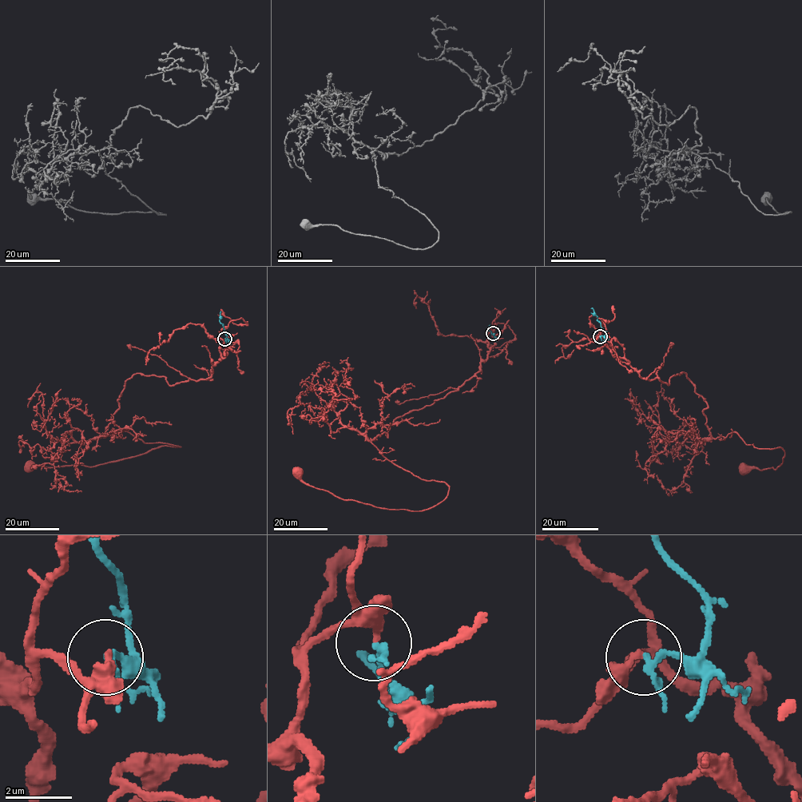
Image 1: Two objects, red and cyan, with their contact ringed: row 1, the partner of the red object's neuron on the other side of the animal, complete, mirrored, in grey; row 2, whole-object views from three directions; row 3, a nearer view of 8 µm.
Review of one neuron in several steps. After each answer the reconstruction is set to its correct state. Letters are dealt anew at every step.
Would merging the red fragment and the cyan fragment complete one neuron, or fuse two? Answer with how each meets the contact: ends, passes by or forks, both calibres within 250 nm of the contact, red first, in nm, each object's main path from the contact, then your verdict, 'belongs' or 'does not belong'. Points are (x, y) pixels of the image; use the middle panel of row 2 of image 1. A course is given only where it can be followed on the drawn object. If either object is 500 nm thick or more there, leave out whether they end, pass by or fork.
red ends there; cyan passes by; 320 nm thick on the red side, 150 nm on the other; red runs (494, 333), (481, 370), (371, 441), (444, 482), (442, 501), (376, 507), (297, 471); cyan runs (494, 333), (494, 338), (488, 331), (490, 324); does not belong

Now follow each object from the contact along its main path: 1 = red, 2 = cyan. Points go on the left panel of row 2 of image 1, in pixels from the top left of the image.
1: (225, 338), (206, 379), (172, 385), (133, 375), (103, 435), (125, 430), (180, 446), (93, 466), (29, 466)
2: (225, 338), (226, 333), (220, 321), (221, 311)

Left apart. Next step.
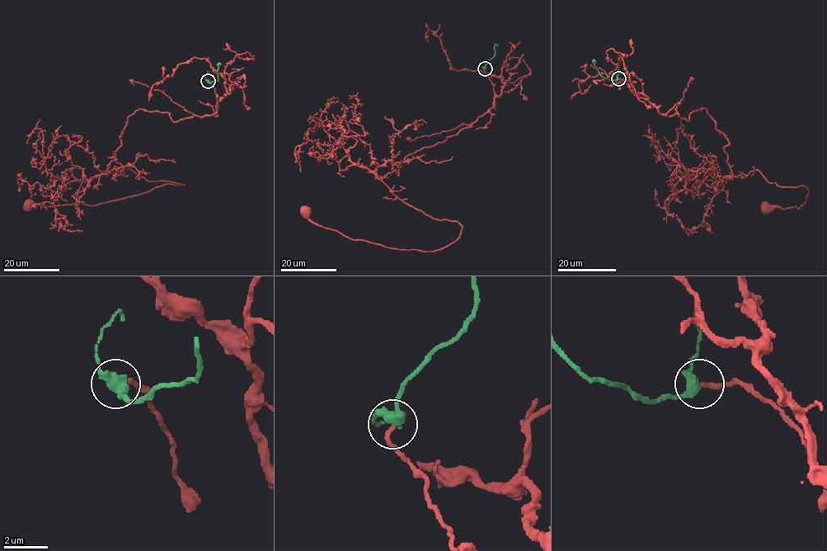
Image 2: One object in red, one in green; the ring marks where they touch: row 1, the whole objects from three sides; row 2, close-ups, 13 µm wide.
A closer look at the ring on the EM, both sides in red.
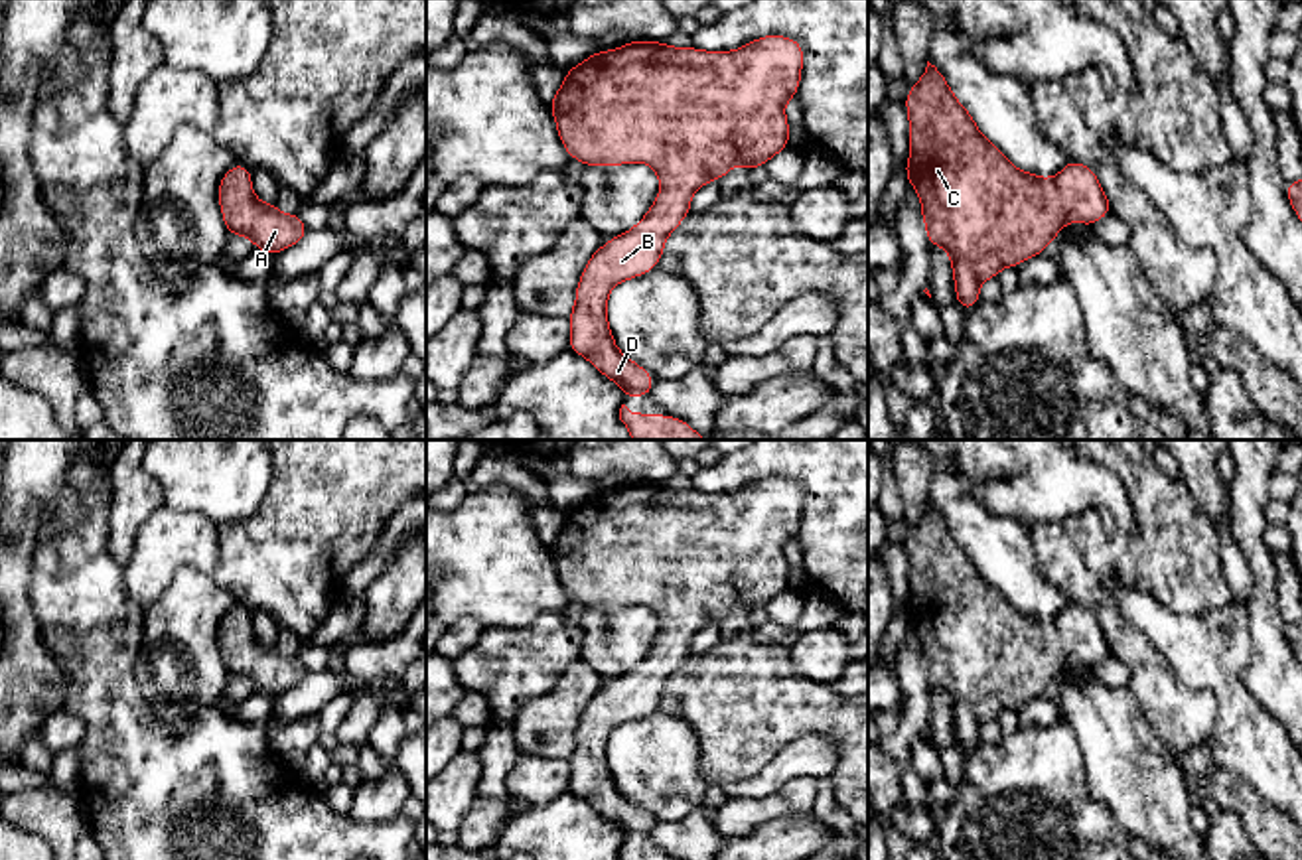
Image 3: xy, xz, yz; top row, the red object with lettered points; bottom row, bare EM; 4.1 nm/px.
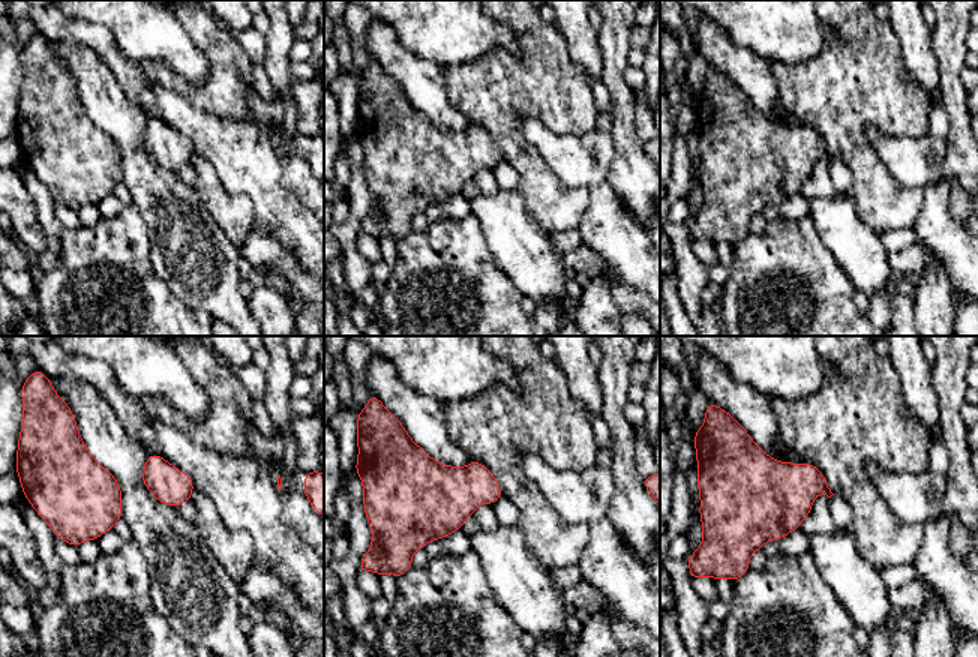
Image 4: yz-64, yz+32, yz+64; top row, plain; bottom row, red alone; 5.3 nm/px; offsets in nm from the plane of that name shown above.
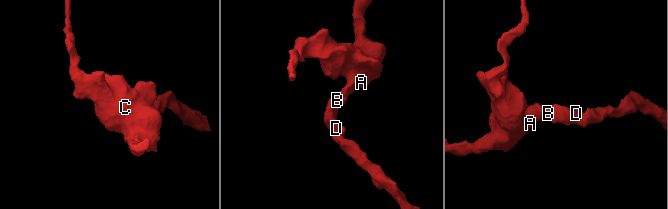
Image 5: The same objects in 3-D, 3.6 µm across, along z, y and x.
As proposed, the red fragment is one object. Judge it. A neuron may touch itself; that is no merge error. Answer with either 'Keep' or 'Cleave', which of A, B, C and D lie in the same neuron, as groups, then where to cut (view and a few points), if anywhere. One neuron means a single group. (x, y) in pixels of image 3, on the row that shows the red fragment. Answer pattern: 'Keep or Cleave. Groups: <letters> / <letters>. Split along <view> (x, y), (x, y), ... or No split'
Keep. Groups: A B C D. No split

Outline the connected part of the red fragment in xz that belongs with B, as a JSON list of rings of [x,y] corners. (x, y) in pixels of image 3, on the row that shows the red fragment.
[[[763,36],[734,51],[631,39],[623,47],[596,51],[570,67],[548,103],[570,158],[586,168],[643,162],[661,181],[647,215],[631,231],[610,239],[586,262],[568,316],[568,349],[617,383],[625,396],[647,396],[655,379],[615,347],[606,316],[610,290],[659,264],[667,237],[690,215],[690,197],[698,187],[724,178],[736,164],[750,170],[765,166],[789,146],[791,124],[783,107],[799,91],[801,69],[803,45],[787,36]]]

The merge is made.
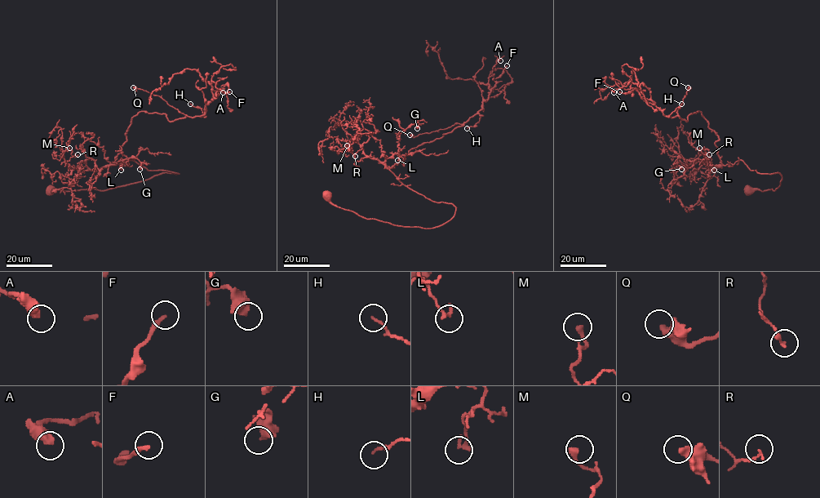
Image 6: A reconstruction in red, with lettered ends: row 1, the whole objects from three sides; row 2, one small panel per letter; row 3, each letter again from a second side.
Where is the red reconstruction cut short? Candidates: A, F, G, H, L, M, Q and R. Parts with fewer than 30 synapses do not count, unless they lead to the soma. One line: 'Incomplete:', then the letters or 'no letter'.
Incomplete: no letter

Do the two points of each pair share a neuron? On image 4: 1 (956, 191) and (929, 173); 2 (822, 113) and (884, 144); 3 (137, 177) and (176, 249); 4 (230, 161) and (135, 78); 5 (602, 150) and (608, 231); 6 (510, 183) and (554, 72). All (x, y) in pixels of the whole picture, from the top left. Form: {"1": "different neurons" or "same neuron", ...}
{"1": "different neurons", "2": "different neurons", "3": "same neuron", "4": "same neuron", "5": "same neuron", "6": "different neurons"}

